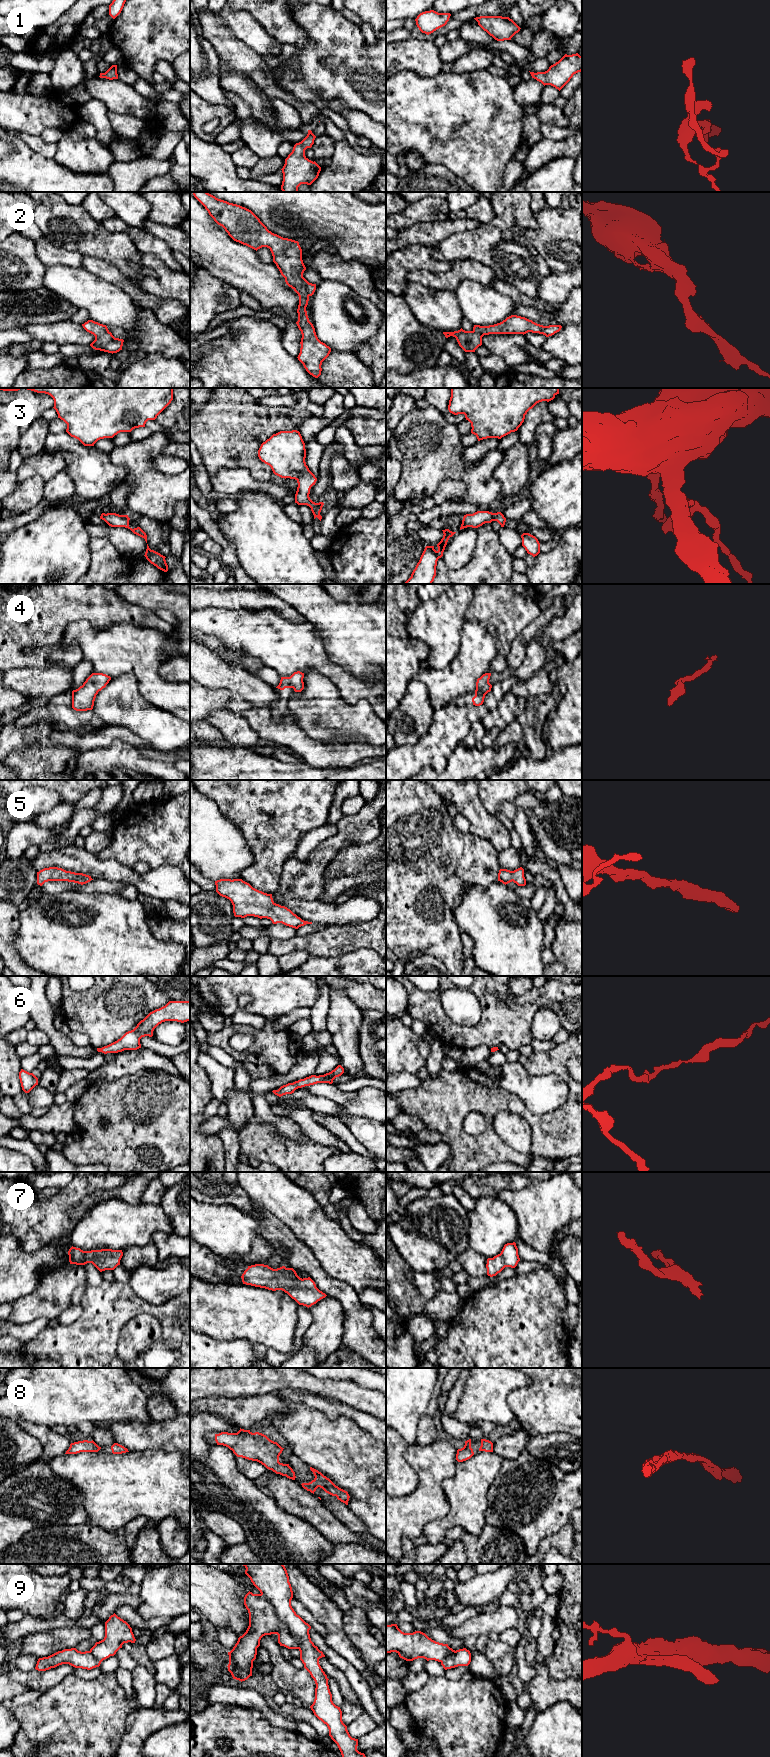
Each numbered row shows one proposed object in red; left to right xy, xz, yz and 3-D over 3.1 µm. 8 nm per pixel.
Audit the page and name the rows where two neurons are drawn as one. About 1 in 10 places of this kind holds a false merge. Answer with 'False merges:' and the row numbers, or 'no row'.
False merges: 9

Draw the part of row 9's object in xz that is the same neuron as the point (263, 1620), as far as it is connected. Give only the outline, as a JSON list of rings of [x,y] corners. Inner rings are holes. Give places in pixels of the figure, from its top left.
[[[248,1592],[244,1605],[249,1613],[249,1626],[228,1652],[228,1671],[233,1679],[245,1681],[252,1676],[253,1661],[256,1659],[260,1640],[265,1635],[277,1634],[278,1643],[288,1649],[299,1649],[299,1639],[290,1633],[286,1623],[281,1621],[273,1606],[262,1594]]]

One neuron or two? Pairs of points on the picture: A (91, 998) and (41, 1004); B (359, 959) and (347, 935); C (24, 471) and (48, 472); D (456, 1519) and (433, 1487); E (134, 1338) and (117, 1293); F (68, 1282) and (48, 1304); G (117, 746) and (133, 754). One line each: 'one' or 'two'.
A: two
B: two
C: one
D: two
E: two
F: one
G: one

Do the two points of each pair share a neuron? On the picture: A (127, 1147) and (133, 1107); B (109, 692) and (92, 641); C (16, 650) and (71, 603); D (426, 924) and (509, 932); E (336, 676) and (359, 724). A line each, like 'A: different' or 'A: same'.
A: same
B: different
C: same
D: different
E: different

